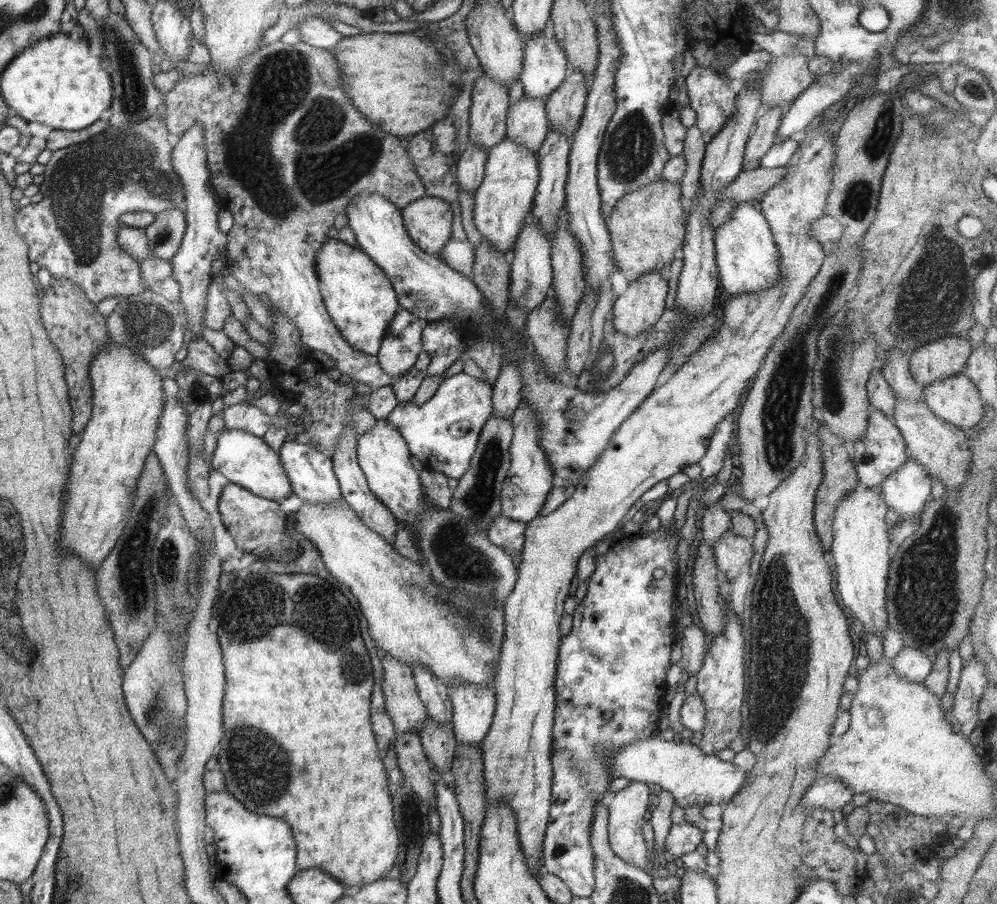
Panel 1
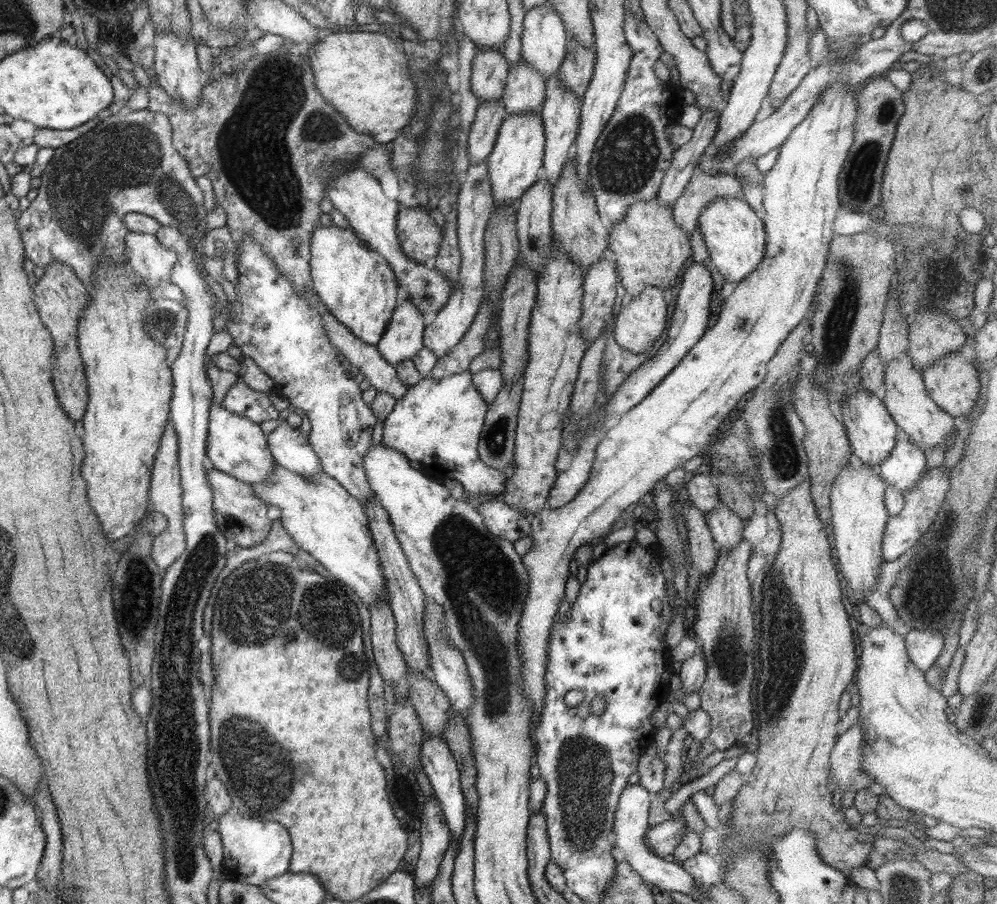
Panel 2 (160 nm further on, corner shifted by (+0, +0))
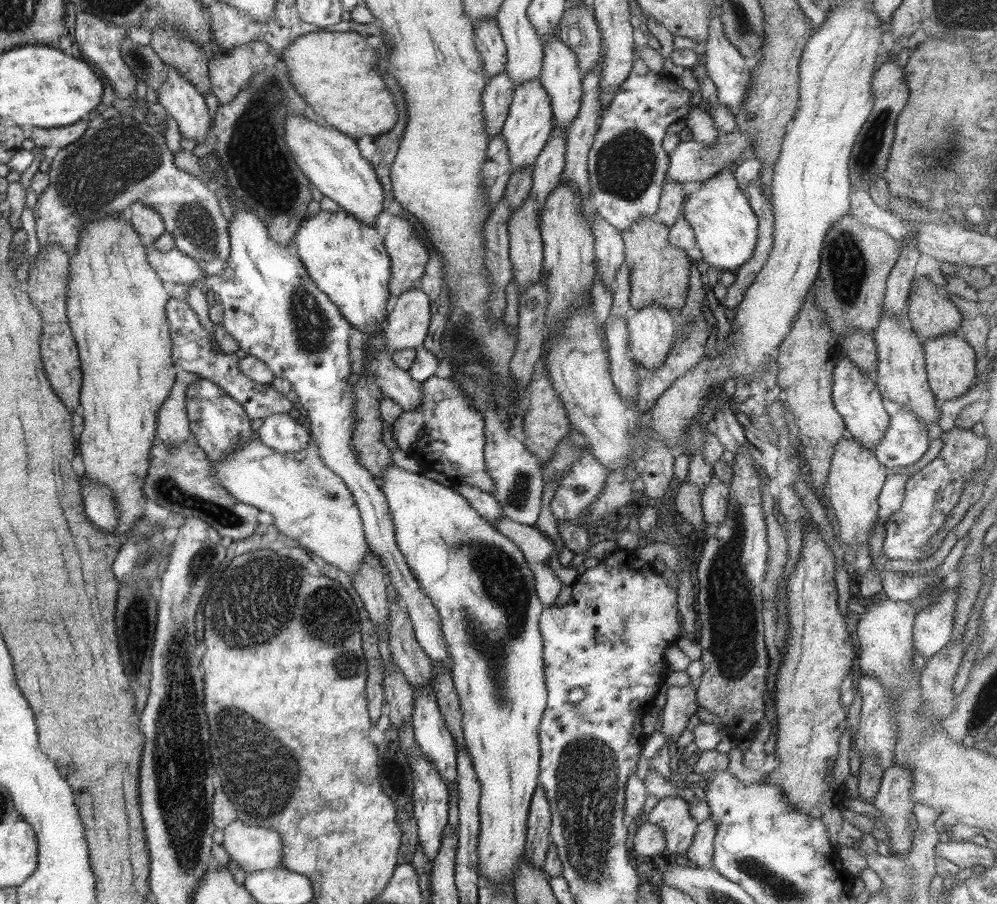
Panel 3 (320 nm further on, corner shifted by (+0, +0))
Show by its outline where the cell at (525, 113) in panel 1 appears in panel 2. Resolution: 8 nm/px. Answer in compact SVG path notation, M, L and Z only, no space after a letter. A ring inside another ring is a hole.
M522 56L515 65L509 67L505 89L501 96L508 116L520 113L540 113L546 87L542 76L532 69Z

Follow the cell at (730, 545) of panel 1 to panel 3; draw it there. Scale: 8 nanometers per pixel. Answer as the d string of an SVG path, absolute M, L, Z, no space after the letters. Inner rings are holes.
M713 478L701 492L701 507L703 519L709 528L723 523L727 517L727 500L729 497L729 484L720 479Z

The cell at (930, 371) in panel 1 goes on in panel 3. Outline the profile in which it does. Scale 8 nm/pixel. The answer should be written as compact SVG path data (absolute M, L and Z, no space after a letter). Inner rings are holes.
M926 276L916 284L909 296L907 324L918 335L920 344L943 334L960 333L963 318L950 300L950 293Z

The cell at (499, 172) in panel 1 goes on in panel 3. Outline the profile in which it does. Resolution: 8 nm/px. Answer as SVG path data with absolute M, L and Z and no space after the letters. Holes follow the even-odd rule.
M539 80L520 84L513 93L513 101L509 106L501 133L508 145L514 172L516 169L523 169L535 163L536 157L543 151L551 137L556 120L553 118L551 100L545 88L539 84Z

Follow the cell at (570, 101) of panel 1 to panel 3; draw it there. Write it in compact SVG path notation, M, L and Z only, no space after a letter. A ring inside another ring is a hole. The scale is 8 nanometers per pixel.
M590 1L584 5L568 5L558 26L557 37L576 54L582 74L592 72L603 54L600 28L591 7Z

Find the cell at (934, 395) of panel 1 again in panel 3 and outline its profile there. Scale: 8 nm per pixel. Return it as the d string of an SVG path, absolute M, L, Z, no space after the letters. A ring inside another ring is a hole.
M948 333L926 340L923 352L928 384L942 402L958 398L975 386L976 354L961 333Z

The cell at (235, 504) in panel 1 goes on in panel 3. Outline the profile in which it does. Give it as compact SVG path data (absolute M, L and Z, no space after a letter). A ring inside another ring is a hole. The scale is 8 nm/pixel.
M156 438L152 448L150 468L144 481L143 492L148 495L156 512L174 512L199 518L220 536L228 536L233 541L247 539L255 533L259 525L259 510L236 500L223 486L219 485L207 453L191 439L171 447L163 440Z

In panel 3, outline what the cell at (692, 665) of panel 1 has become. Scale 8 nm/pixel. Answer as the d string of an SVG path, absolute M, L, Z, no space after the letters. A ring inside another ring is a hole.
M693 683L668 687L666 705L662 711L661 733L667 740L677 741L686 730L688 720L697 712L697 690Z

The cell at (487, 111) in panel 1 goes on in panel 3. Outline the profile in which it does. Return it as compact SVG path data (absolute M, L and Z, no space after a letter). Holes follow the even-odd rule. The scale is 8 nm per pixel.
M494 19L473 22L476 48L480 53L484 74L488 80L504 72L507 63L507 48L501 30Z

